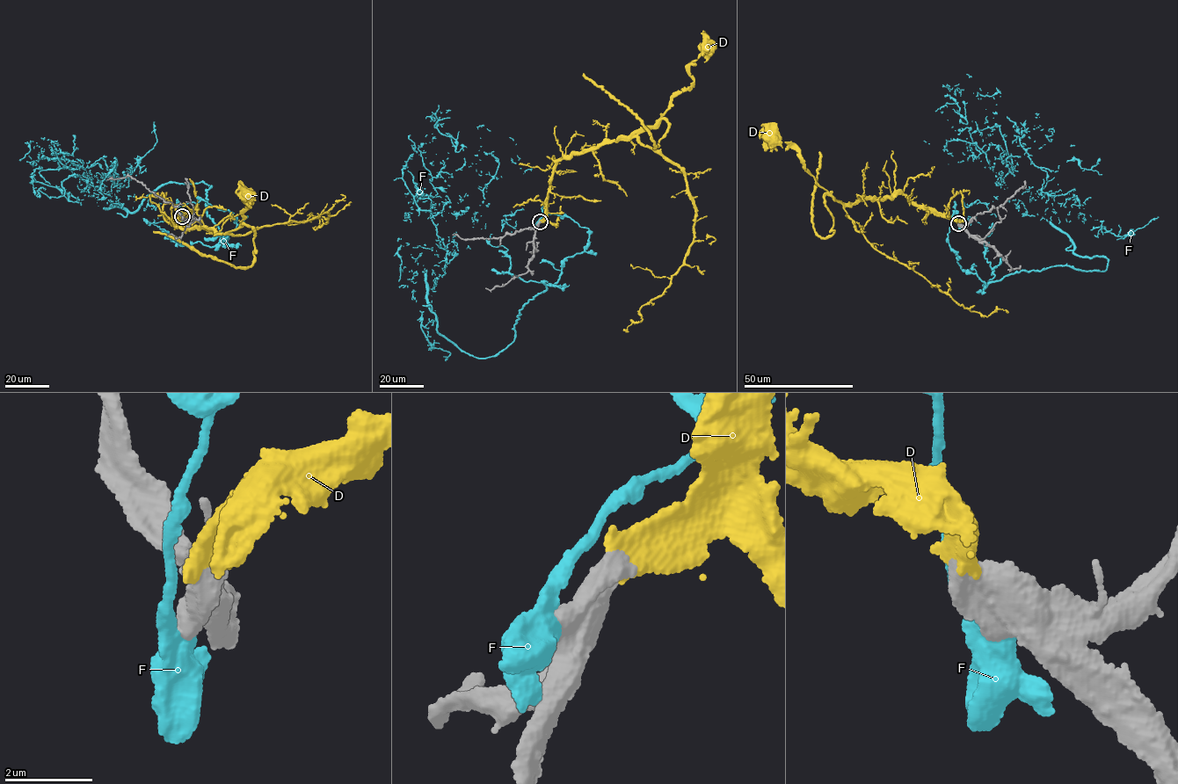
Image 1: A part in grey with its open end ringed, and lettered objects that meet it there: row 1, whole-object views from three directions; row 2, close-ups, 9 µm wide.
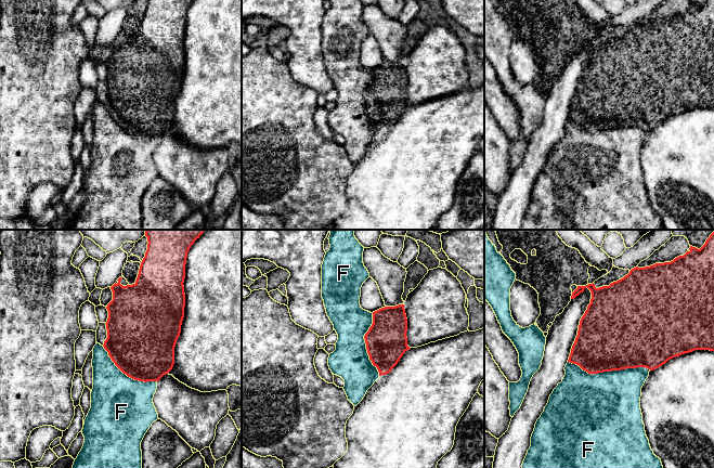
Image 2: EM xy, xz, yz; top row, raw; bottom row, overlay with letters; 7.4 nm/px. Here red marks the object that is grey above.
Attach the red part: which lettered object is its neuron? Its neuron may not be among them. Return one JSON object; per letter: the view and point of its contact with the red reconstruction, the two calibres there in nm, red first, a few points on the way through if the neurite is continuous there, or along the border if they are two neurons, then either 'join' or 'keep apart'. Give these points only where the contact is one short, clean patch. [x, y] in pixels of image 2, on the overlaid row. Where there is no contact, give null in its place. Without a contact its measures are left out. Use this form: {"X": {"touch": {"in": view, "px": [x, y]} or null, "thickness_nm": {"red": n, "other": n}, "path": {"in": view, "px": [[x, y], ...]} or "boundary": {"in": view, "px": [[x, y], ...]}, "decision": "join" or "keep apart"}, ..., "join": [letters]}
{"D": {"touch": null, "decision": "join"}, "F": {"touch": {"in": "yz", "px": [609, 371]}, "thickness_nm": {"red": 500, "other": 480}, "decision": "keep apart"}, "join": ["D"]}

